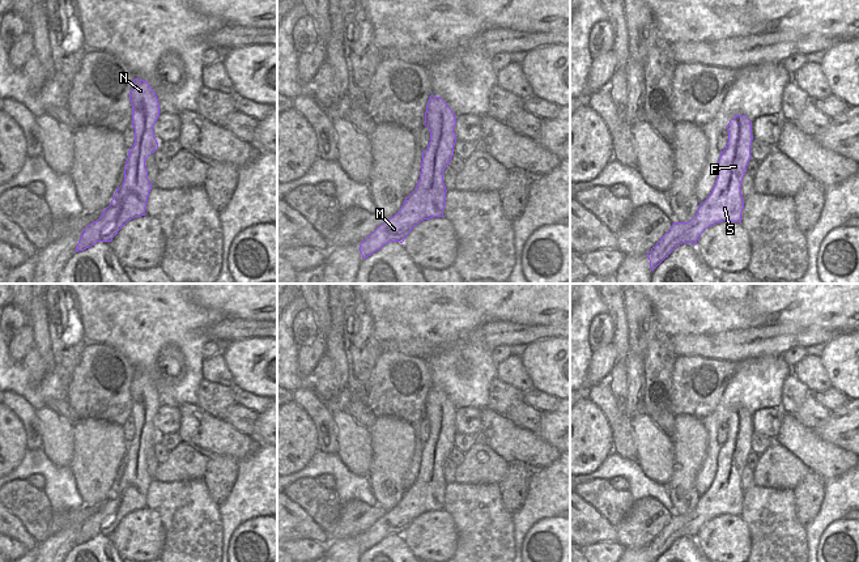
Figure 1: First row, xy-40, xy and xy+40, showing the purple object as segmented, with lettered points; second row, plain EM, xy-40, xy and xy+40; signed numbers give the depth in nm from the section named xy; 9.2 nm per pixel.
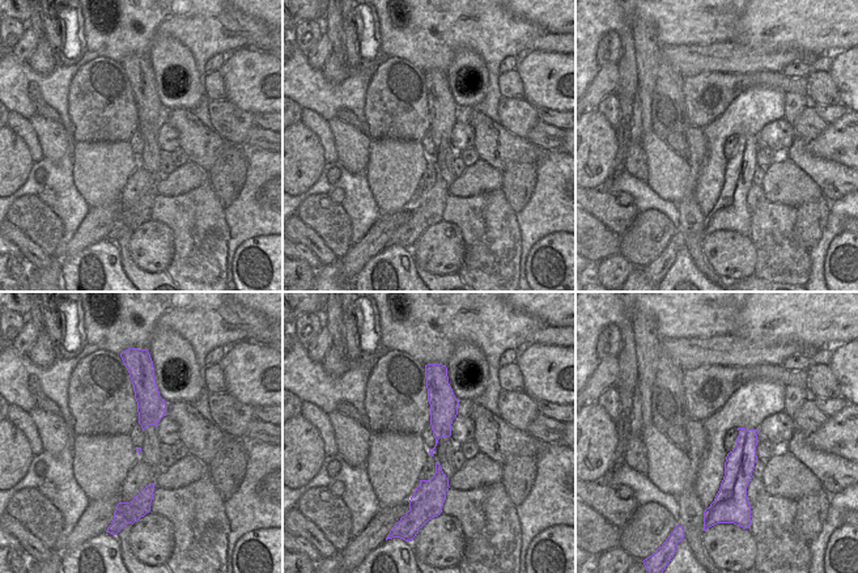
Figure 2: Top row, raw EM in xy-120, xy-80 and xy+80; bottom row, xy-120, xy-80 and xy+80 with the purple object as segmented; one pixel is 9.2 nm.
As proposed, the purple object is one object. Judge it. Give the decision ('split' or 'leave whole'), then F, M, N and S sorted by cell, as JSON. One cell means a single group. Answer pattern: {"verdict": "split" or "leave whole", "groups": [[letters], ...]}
{"verdict": "leave whole", "groups": [["F", "M", "N", "S"]]}

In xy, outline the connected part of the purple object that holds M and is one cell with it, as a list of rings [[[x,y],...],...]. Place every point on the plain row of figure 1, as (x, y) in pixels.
[[[431,387],[426,397],[424,417],[430,425],[430,435],[422,444],[417,480],[405,490],[394,510],[386,512],[361,535],[362,552],[371,549],[390,535],[403,536],[421,514],[443,510],[447,485],[443,476],[443,463],[454,448],[456,408],[442,391]]]

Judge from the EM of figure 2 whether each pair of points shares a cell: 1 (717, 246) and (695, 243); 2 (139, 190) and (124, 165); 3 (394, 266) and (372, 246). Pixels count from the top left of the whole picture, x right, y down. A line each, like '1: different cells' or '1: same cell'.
1: different cells
2: different cells
3: different cells

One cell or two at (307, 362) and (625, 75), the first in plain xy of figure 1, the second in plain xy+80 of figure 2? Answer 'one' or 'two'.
two

